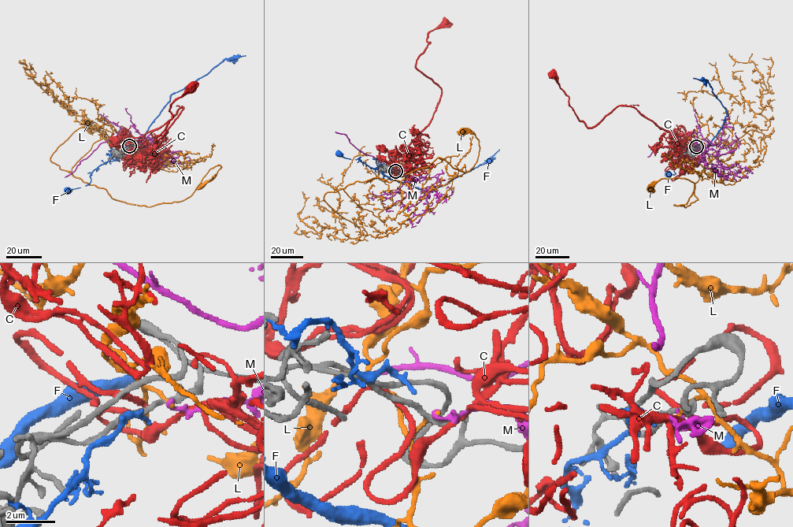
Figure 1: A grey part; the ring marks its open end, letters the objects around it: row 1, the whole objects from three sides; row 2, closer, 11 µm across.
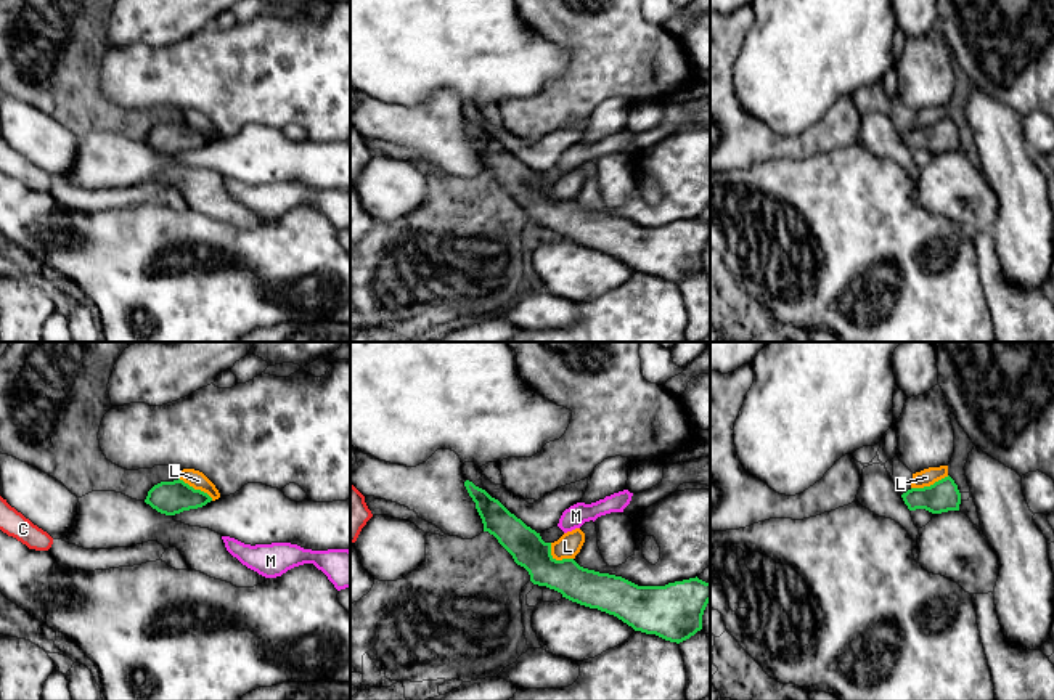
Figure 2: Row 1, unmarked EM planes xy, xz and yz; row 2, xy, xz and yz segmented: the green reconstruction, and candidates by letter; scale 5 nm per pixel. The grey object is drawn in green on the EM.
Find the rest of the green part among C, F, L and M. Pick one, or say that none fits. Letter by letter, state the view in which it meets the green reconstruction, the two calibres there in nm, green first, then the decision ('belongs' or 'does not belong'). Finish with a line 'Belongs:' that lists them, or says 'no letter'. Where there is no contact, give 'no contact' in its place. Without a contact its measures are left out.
C: no contact; belongs
F: no contact; does not belong
L: contact in yz; calibres 160 and 90 nm; does not belong
M: no contact; does not belong
Belongs: C

